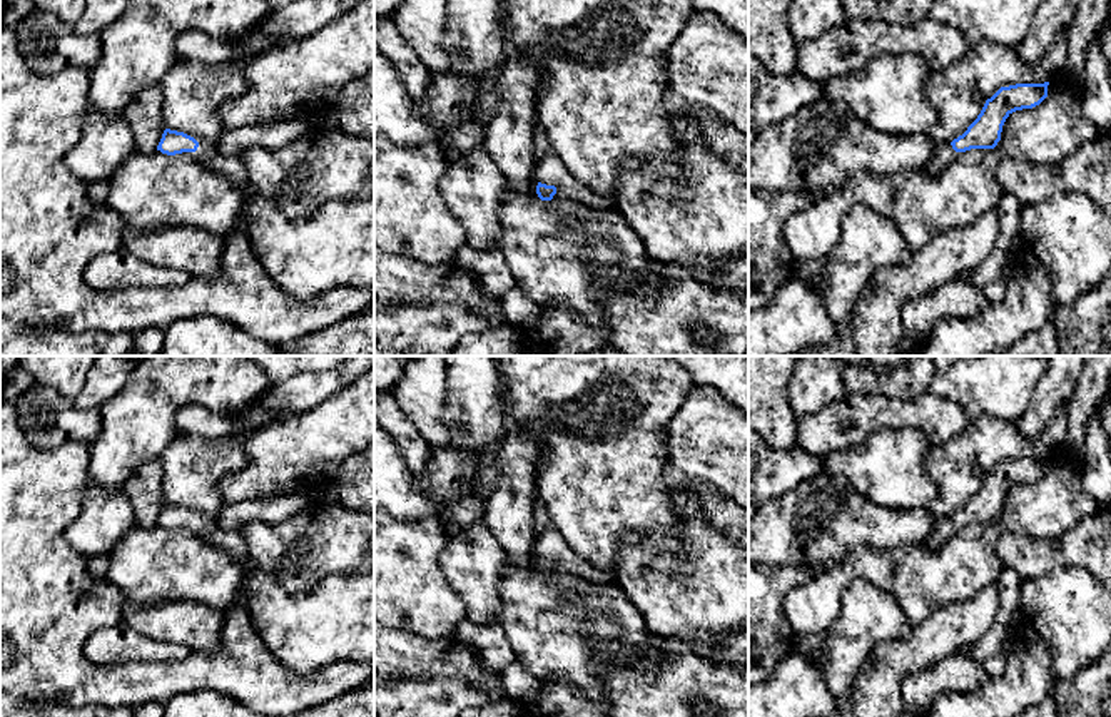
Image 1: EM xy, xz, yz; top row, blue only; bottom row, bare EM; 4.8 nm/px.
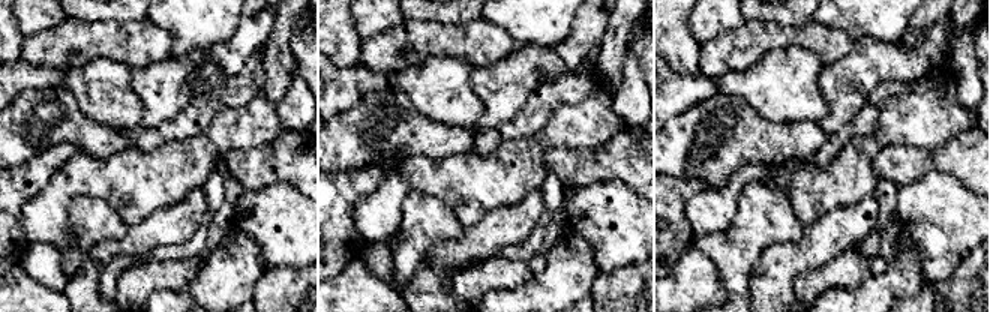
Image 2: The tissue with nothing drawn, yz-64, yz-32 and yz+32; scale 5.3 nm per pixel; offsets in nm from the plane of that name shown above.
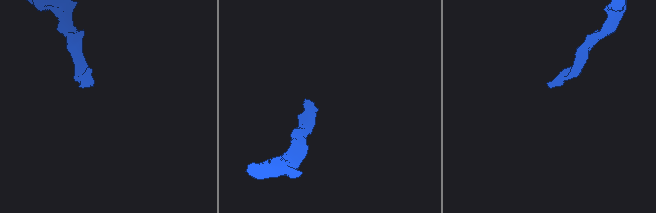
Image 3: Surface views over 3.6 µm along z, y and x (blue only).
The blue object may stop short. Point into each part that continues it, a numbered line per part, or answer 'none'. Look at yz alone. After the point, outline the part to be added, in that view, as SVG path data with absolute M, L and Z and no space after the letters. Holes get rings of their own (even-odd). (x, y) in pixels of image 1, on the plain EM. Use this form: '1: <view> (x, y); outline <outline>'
1: yz (944, 528); outline M936 516L934 526L926 540L926 545L929 550L939 550L942 545L946 545L951 536L956 533L956 525L949 516Z

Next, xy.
1: xy (229, 540); outline M202 515L199 516L197 525L194 530L205 540L207 543L222 548L227 552L234 560L237 560L244 567L244 580L239 585L236 595L231 600L229 608L241 608L249 613L249 598L251 598L251 588L247 587L249 575L254 572L254 567L251 563L246 542L237 530L222 530L216 516Z

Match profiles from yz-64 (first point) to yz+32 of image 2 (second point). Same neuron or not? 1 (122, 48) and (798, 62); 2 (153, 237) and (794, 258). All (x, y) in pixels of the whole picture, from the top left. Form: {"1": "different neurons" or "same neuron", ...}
{"1": "different neurons", "2": "same neuron"}

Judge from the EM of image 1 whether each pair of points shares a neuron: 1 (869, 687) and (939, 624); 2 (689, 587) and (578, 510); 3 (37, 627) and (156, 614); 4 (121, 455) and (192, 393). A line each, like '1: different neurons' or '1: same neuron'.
1: same neuron
2: different neurons
3: different neurons
4: same neuron

